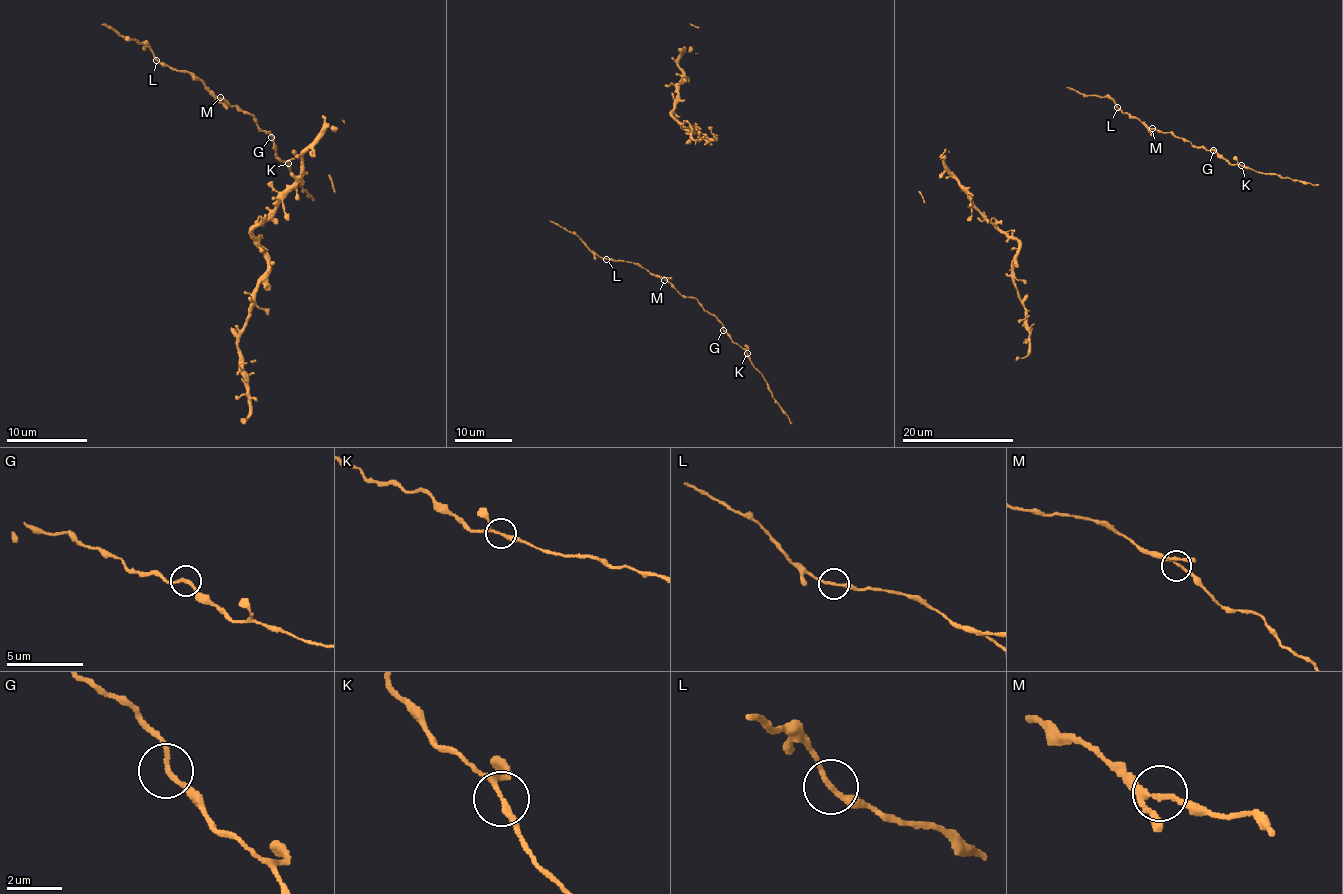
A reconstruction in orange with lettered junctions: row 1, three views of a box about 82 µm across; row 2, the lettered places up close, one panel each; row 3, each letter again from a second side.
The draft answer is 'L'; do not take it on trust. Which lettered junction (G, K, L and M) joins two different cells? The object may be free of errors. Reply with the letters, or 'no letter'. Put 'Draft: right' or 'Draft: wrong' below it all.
no letter
Draft: wrong

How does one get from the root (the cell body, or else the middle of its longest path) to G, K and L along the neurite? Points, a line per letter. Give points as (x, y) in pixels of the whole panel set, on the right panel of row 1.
G: (1150, 136), (1150, 131), (1157, 129), (1198, 147), (1213, 150)
K: (1150, 136), (1152, 129), (1168, 131), (1198, 147), (1213, 150), (1232, 164), (1242, 166)
L: (1150, 136), (1147, 127), (1117, 107)

